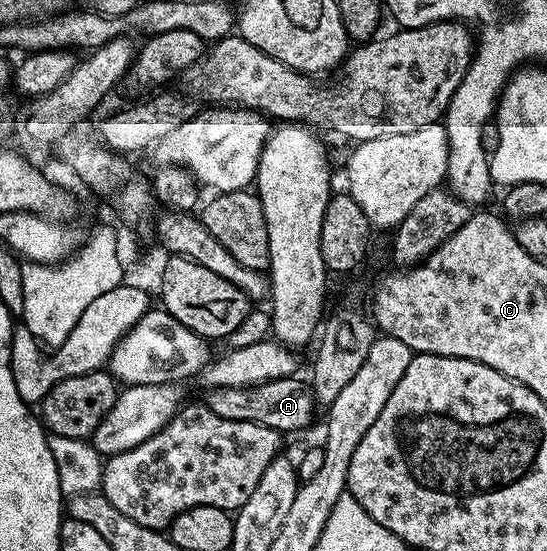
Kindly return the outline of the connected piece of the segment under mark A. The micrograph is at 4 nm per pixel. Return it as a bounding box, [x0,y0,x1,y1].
[206,377,315,433]

